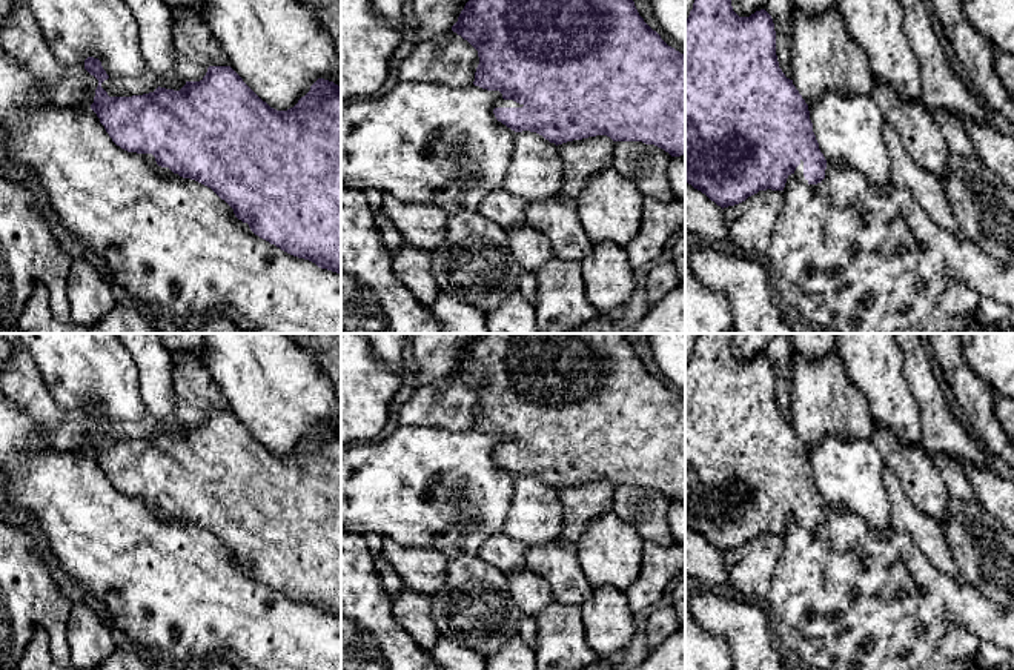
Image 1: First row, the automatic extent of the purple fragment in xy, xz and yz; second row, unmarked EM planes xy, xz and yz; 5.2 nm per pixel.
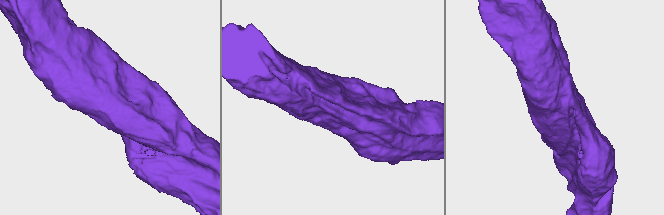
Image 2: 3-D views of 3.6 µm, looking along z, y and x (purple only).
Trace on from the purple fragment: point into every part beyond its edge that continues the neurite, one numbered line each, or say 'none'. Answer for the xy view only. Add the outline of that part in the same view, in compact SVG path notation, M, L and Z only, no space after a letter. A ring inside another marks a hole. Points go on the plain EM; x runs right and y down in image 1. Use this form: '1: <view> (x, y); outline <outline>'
1: xy (163, 515); outline M143 498L146 501L146 504L151 507L151 510L157 515L157 518L163 519L163 521L175 521L180 522L178 518L174 518L169 512L161 512L157 509L155 501L152 498Z

